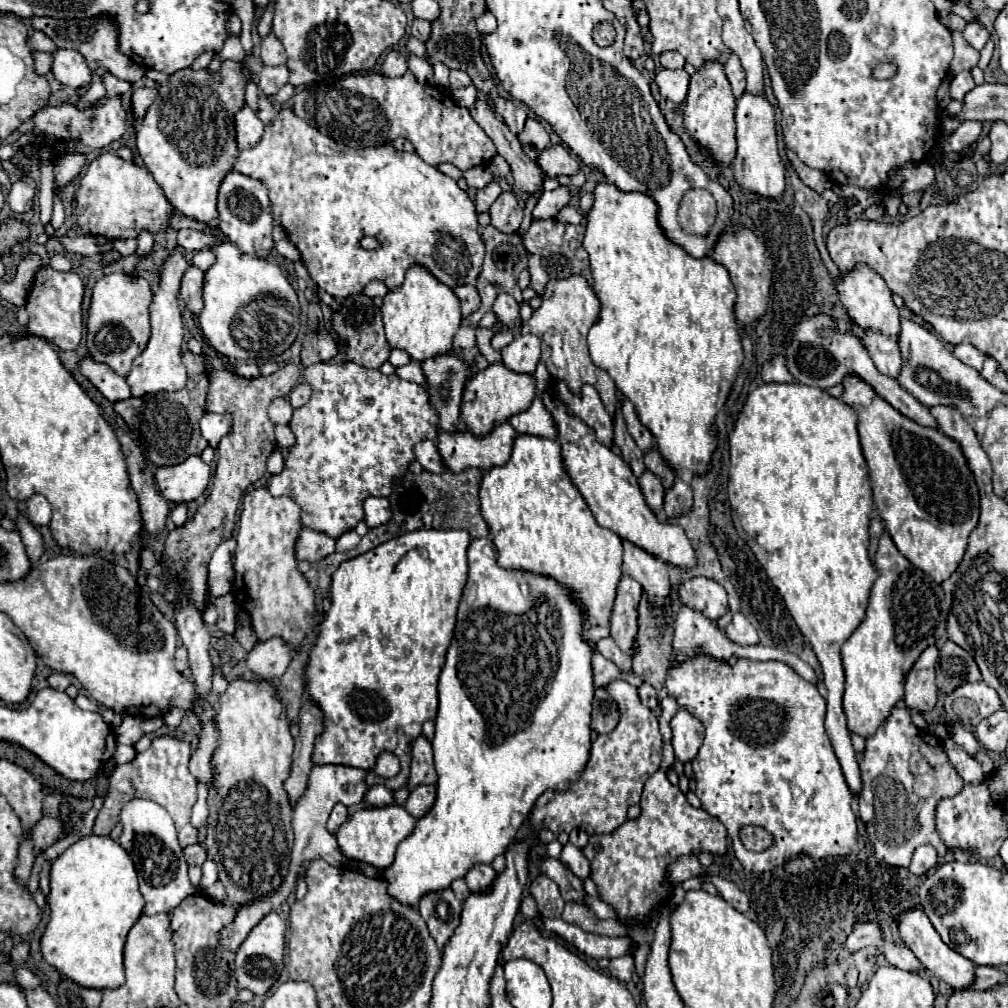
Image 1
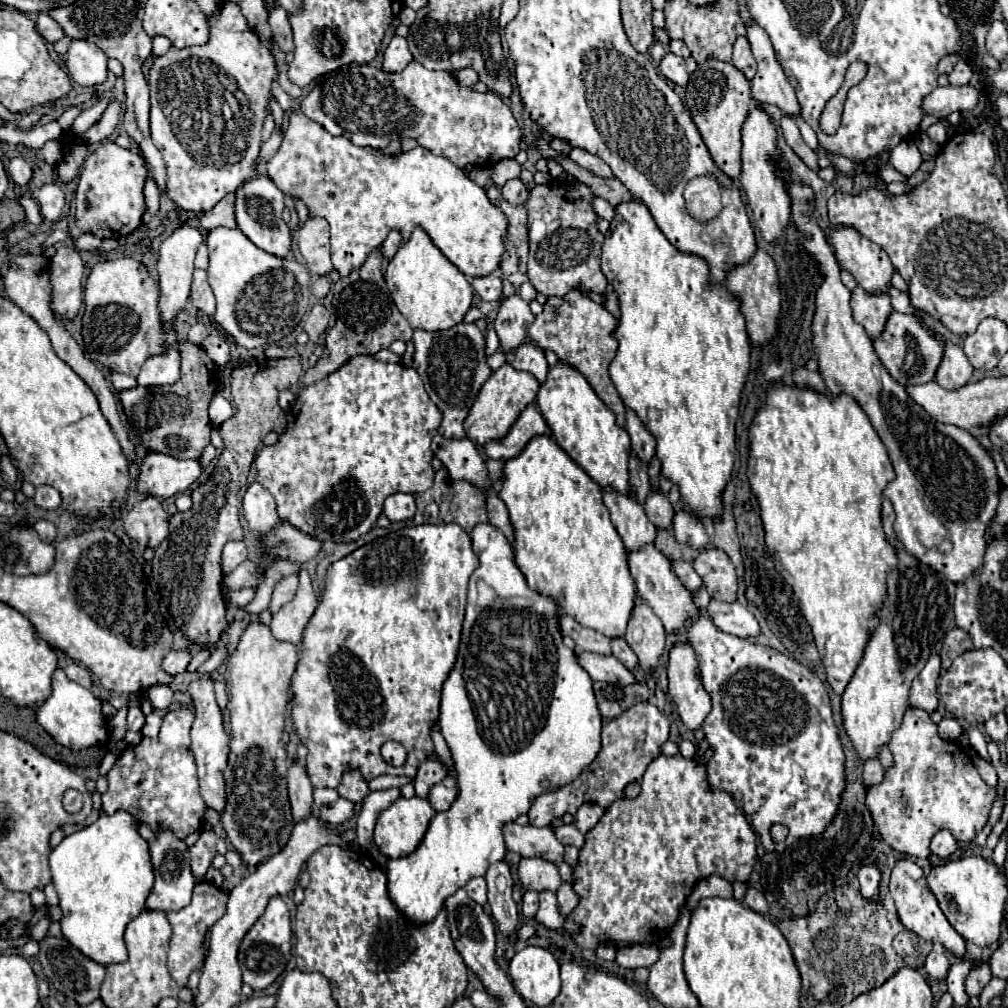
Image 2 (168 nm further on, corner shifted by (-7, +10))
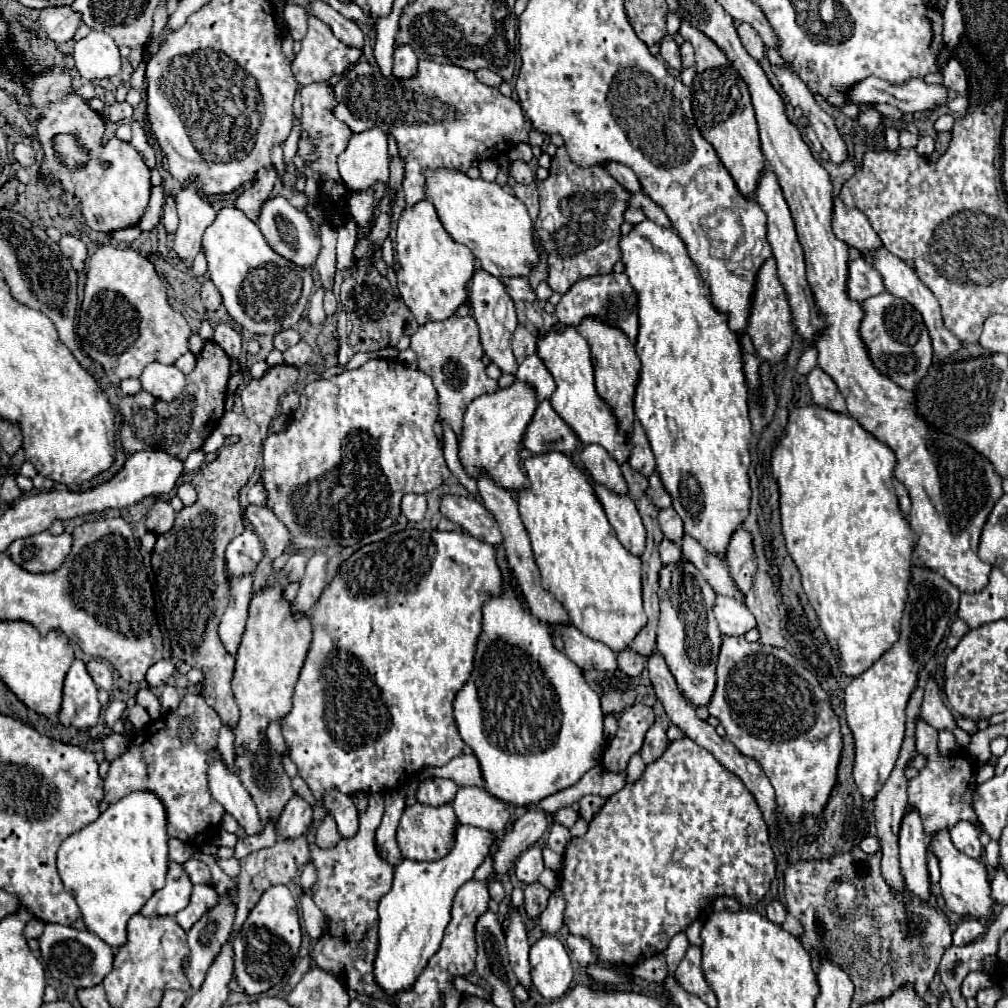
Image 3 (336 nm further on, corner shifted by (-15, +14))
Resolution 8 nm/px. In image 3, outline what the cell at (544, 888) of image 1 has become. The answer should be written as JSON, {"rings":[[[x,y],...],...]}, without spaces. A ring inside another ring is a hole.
{"rings":[[[535,844],[531,848],[527,848],[517,864],[515,864],[515,876],[523,882],[523,884],[533,884],[537,882],[537,878],[541,876],[541,872],[545,870],[545,864],[543,864],[543,854],[541,854],[541,848]]]}

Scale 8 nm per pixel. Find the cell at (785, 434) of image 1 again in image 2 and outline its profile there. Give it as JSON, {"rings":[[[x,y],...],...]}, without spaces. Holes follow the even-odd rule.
{"rings":[[[773,384],[767,396],[767,402],[763,406],[763,410],[757,412],[751,428],[749,428],[749,438],[751,438],[751,452],[749,452],[749,470],[747,470],[747,478],[751,484],[751,492],[755,494],[759,506],[761,506],[761,520],[763,520],[763,528],[765,528],[765,544],[769,548],[769,552],[777,558],[777,570],[779,574],[791,584],[795,596],[799,598],[801,604],[801,612],[805,616],[805,620],[809,622],[815,642],[817,642],[817,650],[823,658],[825,670],[827,670],[827,680],[831,684],[831,688],[837,694],[843,694],[845,686],[849,684],[851,676],[855,674],[861,658],[863,658],[863,650],[871,638],[871,632],[875,630],[875,626],[879,626],[879,618],[877,612],[883,606],[883,598],[887,598],[887,574],[897,566],[897,554],[895,548],[887,542],[883,526],[881,526],[881,494],[885,490],[885,486],[891,482],[891,478],[895,478],[887,448],[883,446],[881,438],[875,434],[869,418],[865,416],[865,412],[861,410],[861,406],[841,394],[837,398],[831,398],[827,394],[817,394],[813,390],[807,388],[797,388],[797,386],[785,386],[785,384]]]}

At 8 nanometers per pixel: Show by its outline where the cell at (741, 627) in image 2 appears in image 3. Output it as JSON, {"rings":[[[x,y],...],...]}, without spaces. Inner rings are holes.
{"rings":[[[717,596],[713,606],[719,630],[727,636],[743,636],[749,630],[757,628],[755,616],[747,610],[747,606],[729,596]]]}

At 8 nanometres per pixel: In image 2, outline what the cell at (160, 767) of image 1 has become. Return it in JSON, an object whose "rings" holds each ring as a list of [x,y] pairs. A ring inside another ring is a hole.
{"rings":[[[187,706],[171,710],[163,716],[163,726],[155,738],[143,738],[137,746],[129,746],[123,752],[123,756],[107,772],[109,788],[101,796],[101,808],[105,814],[127,810],[151,830],[171,830],[179,840],[185,840],[191,832],[201,830],[207,806],[199,794],[197,766],[189,750],[189,730],[193,718],[195,714]]]}

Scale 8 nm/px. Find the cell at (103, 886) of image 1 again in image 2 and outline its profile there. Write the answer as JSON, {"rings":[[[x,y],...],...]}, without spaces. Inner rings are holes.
{"rings":[[[117,810],[111,816],[101,814],[99,820],[93,822],[91,826],[85,826],[63,838],[61,844],[55,846],[53,852],[49,854],[53,884],[59,892],[63,910],[61,918],[63,936],[85,956],[103,966],[127,960],[127,948],[123,942],[125,926],[143,912],[145,900],[153,888],[153,866],[151,866],[149,844],[139,836],[137,824],[139,822],[125,810]]]}

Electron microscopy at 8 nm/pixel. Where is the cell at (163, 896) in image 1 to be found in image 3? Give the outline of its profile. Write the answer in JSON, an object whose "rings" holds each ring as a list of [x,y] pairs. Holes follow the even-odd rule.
{"rings":[[[169,862],[169,872],[167,872],[167,884],[157,890],[149,902],[143,906],[141,914],[145,916],[175,916],[179,910],[183,910],[191,898],[193,884],[183,870],[183,864],[179,862]]]}

